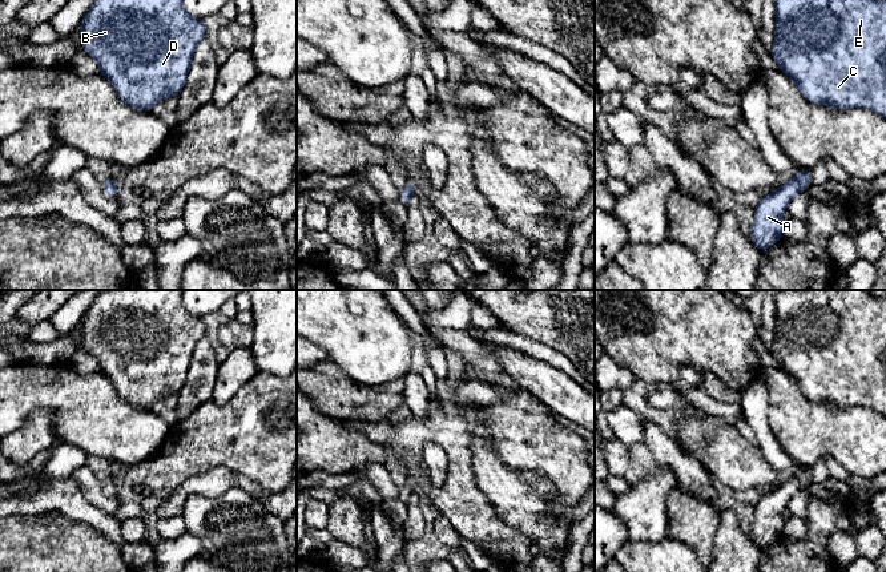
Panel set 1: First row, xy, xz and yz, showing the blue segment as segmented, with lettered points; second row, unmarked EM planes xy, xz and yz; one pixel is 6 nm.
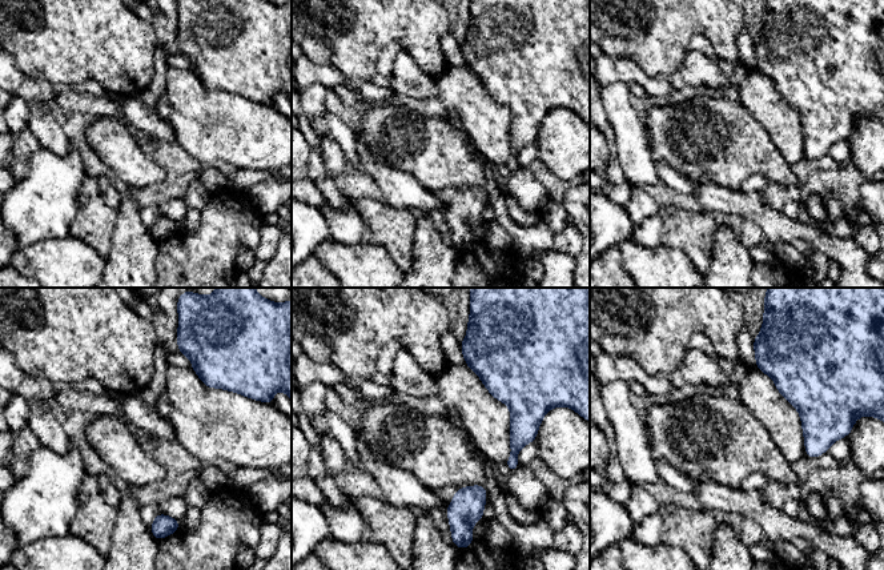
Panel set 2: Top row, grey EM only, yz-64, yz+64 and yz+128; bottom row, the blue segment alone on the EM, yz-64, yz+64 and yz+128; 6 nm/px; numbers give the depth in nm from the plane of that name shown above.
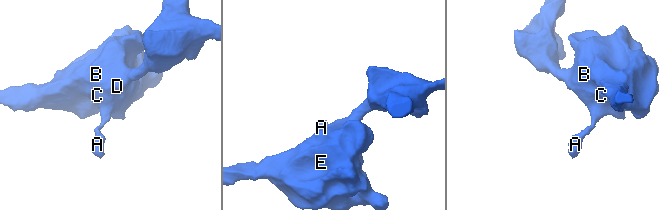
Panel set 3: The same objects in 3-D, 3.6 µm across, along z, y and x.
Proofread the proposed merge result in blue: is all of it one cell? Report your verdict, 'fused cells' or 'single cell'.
single cell

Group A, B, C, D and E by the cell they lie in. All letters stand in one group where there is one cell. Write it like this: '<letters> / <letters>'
A B C D E

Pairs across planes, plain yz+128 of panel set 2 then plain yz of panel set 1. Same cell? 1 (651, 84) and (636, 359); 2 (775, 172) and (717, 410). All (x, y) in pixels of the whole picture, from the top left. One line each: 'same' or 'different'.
1: different
2: different

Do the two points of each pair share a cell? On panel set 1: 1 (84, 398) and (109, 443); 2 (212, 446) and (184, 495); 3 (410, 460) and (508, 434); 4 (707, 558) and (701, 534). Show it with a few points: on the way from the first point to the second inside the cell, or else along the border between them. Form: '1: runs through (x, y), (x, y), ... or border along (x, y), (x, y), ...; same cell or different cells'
1: runs through (87, 409), (109, 432); same cell
2: border along (226, 467), (217, 466), (190, 475), (170, 494); different cells
3: runs through (427, 434), (482, 415); same cell
4: runs through (705, 552), (701, 539); same cell

